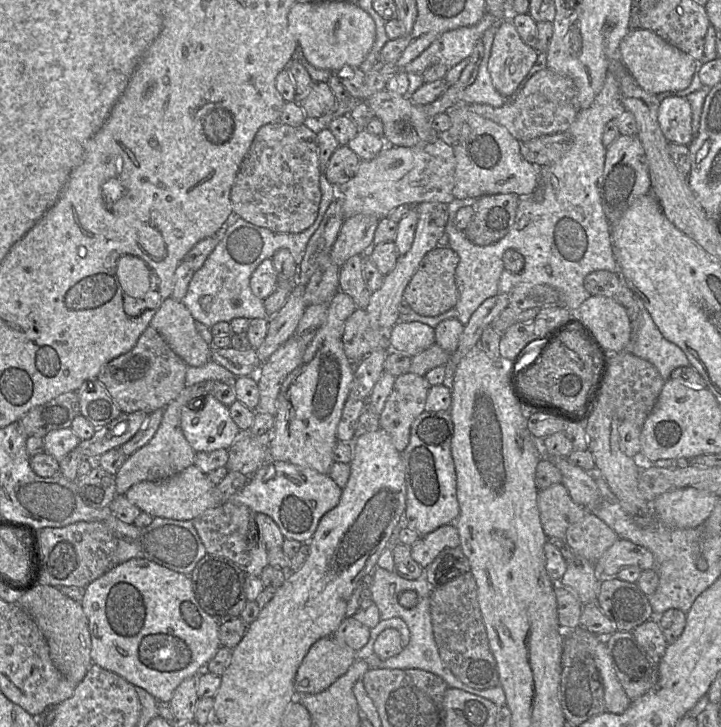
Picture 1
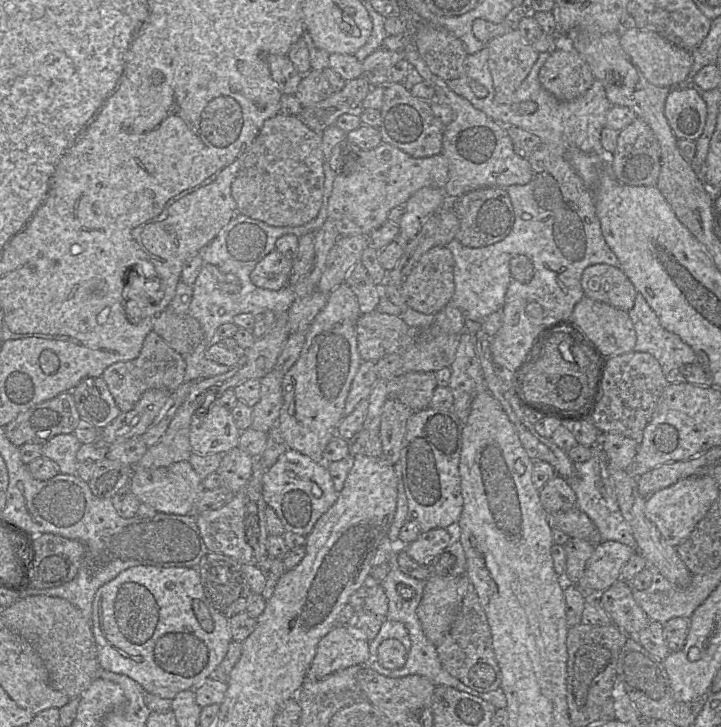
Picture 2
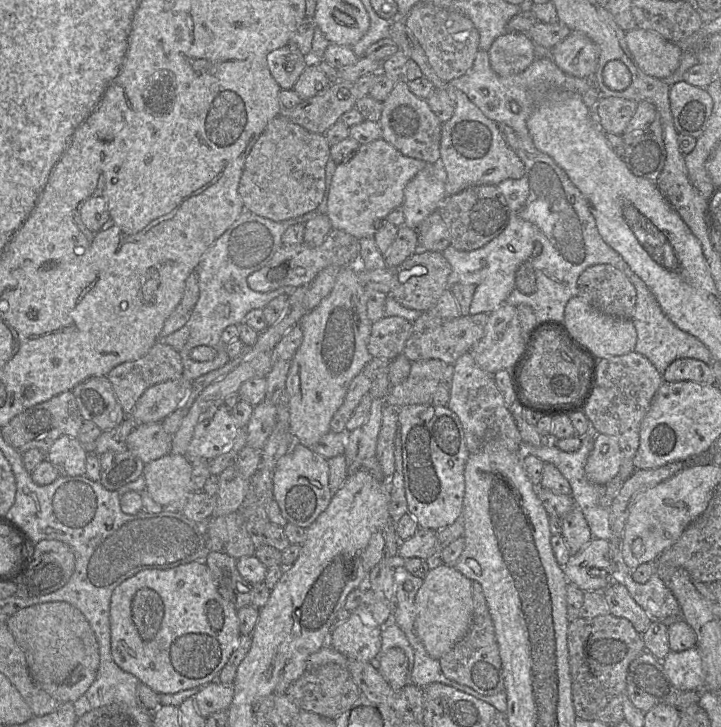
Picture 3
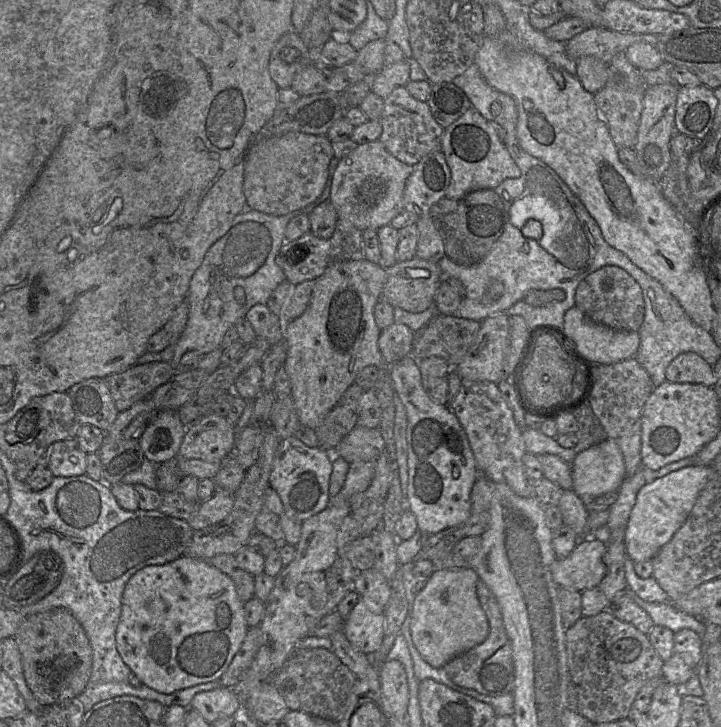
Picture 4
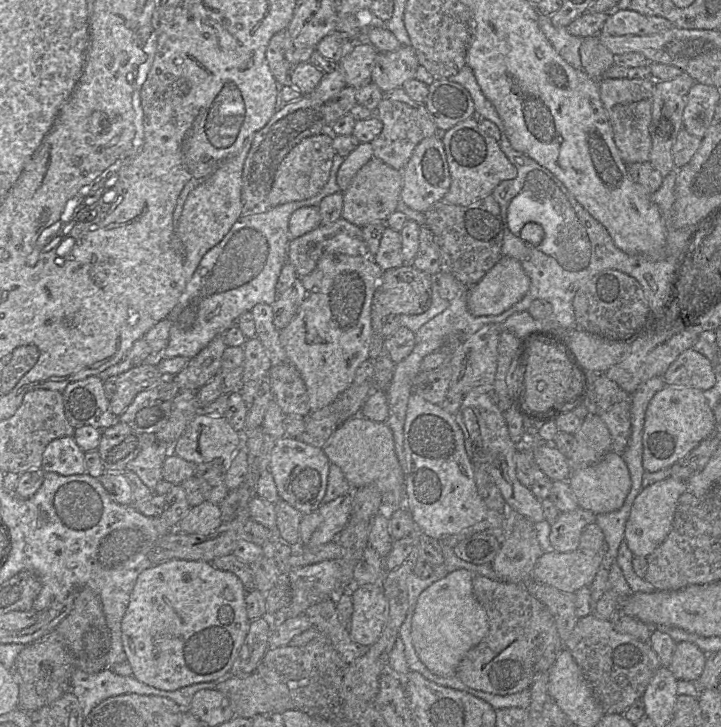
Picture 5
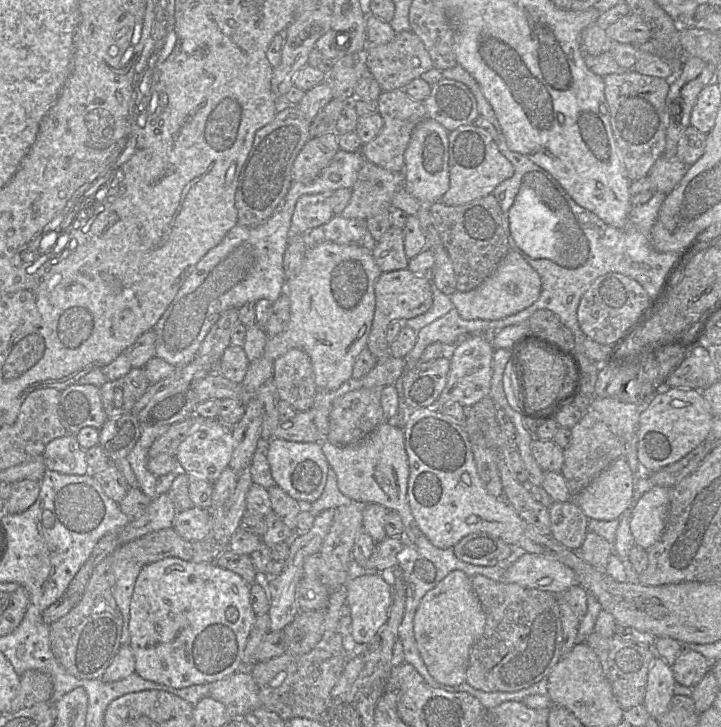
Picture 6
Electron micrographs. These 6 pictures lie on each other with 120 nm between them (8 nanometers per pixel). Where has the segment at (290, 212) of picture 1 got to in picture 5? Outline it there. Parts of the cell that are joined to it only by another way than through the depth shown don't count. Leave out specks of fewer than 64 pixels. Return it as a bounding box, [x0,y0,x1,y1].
[266,130,335,208]

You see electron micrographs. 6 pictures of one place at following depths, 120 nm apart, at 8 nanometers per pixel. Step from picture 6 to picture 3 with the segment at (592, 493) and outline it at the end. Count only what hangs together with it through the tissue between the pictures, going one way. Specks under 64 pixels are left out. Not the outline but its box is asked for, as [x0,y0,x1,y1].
[585,433,622,485]

